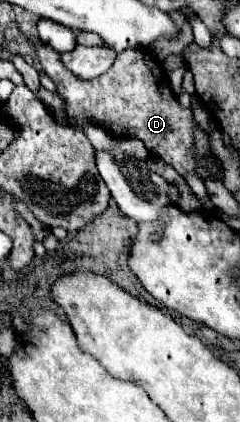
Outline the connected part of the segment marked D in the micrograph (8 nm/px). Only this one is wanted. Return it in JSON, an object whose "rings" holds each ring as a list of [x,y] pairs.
{"rings":[[[25,35],[25,39],[29,41],[29,45],[33,47],[33,51],[37,53],[37,59],[43,67],[43,71],[55,81],[57,91],[67,99],[67,115],[69,117],[81,117],[81,119],[89,119],[91,123],[99,125],[105,133],[109,135],[117,135],[117,137],[137,137],[145,143],[145,147],[149,149],[149,153],[153,157],[163,159],[165,163],[169,163],[177,173],[185,175],[189,169],[195,169],[195,161],[191,157],[193,153],[193,125],[191,125],[191,113],[189,109],[181,109],[177,97],[171,93],[169,85],[167,85],[167,77],[163,73],[163,69],[159,65],[155,65],[151,59],[153,55],[149,55],[147,51],[139,49],[129,49],[129,51],[121,51],[113,63],[113,67],[103,73],[101,77],[95,77],[91,81],[87,79],[77,79],[77,75],[69,73],[69,69],[61,63],[61,55],[57,51],[53,51],[49,45],[41,43],[39,37],[35,35]]]}

